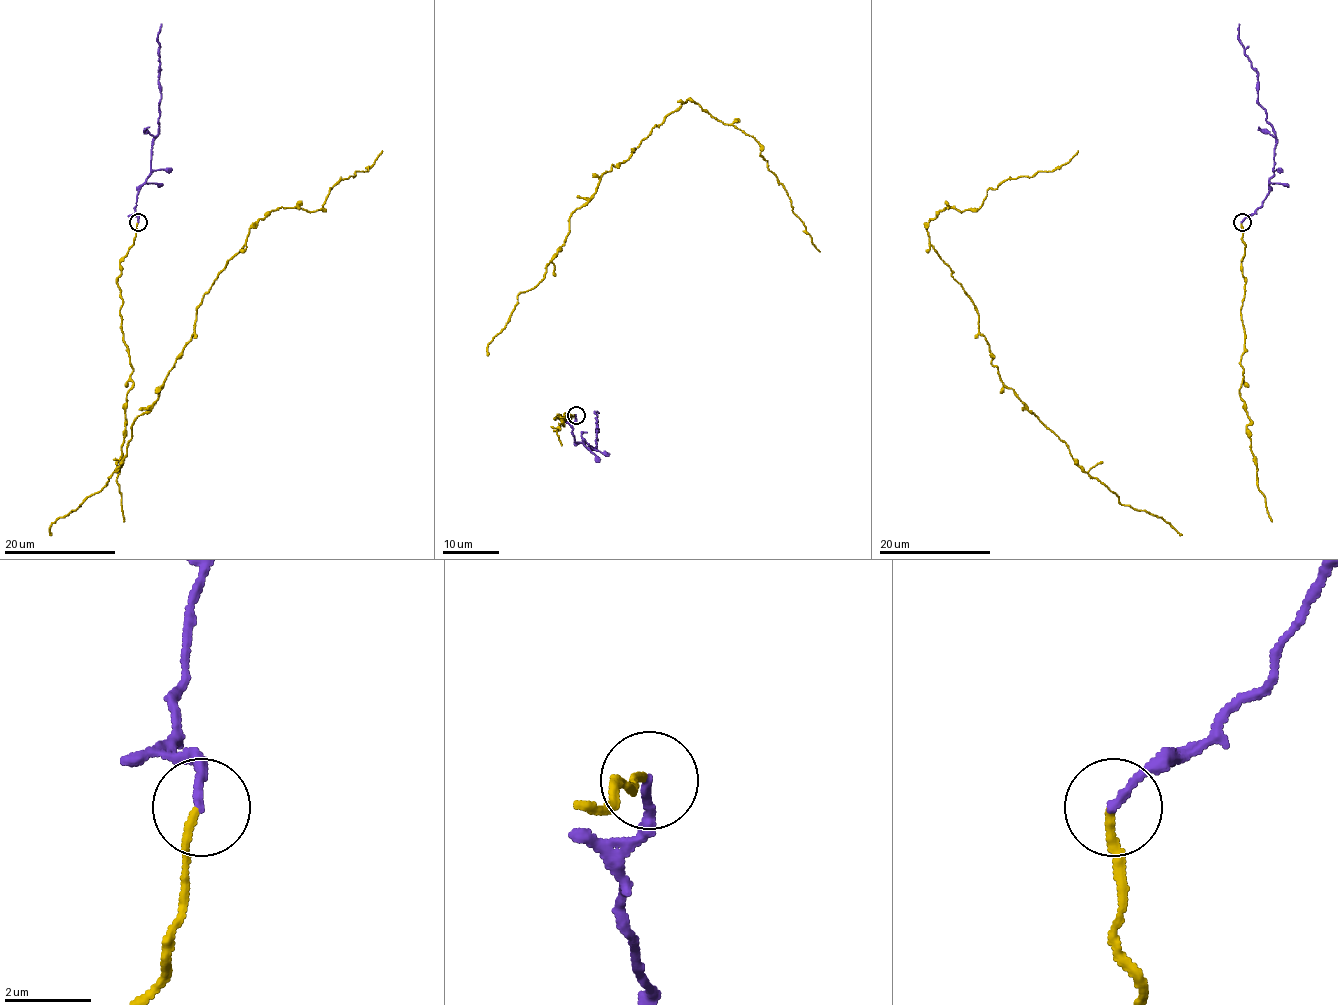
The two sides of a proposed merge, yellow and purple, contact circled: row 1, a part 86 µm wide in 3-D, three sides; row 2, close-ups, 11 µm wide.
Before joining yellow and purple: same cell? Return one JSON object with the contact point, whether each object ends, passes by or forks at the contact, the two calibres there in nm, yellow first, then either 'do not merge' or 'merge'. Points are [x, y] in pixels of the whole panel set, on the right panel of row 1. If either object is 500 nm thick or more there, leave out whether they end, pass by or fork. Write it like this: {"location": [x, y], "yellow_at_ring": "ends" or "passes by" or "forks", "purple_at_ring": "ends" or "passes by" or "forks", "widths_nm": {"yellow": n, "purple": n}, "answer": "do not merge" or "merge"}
{"location": [1242, 222], "yellow_at_ring": "ends", "purple_at_ring": "ends", "widths_nm": {"yellow": 190, "purple": 180}, "answer": "merge"}

